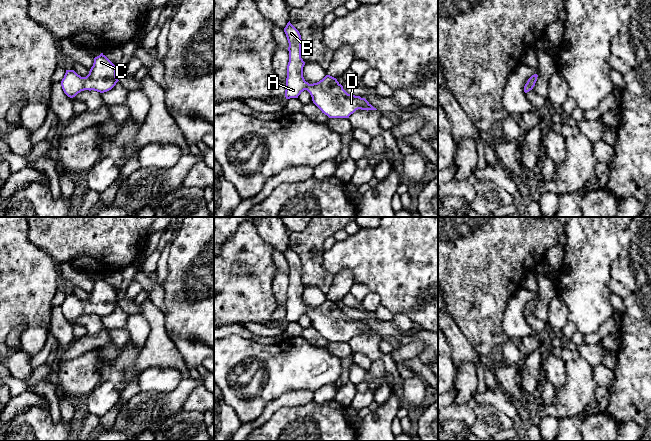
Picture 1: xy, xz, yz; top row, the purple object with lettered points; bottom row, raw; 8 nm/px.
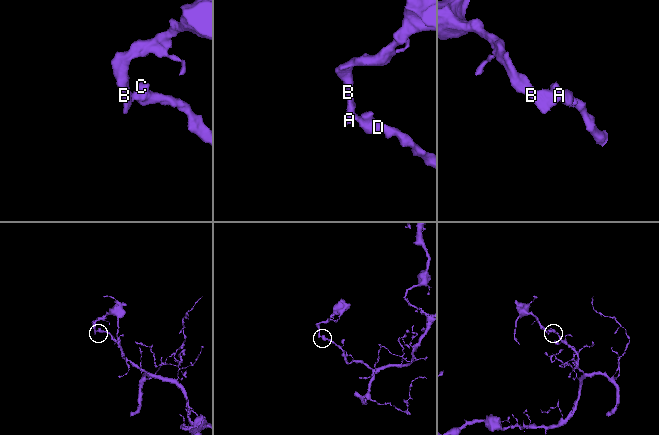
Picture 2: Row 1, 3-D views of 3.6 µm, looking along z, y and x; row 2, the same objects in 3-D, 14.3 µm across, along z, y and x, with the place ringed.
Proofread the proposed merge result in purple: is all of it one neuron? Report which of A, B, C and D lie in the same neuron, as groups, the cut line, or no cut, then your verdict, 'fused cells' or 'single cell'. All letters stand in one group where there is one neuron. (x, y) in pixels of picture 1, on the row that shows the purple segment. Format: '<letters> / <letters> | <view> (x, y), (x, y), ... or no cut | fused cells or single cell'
A B C D | no cut | single cell

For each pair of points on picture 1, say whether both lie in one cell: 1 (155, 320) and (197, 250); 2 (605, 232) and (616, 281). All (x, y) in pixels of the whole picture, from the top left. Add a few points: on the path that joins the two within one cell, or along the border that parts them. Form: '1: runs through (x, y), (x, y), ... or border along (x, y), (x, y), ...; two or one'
1: border along (163, 313), (164, 327), (167, 334); two
2: border along (620, 241), (621, 252), (611, 265), (608, 286); two

